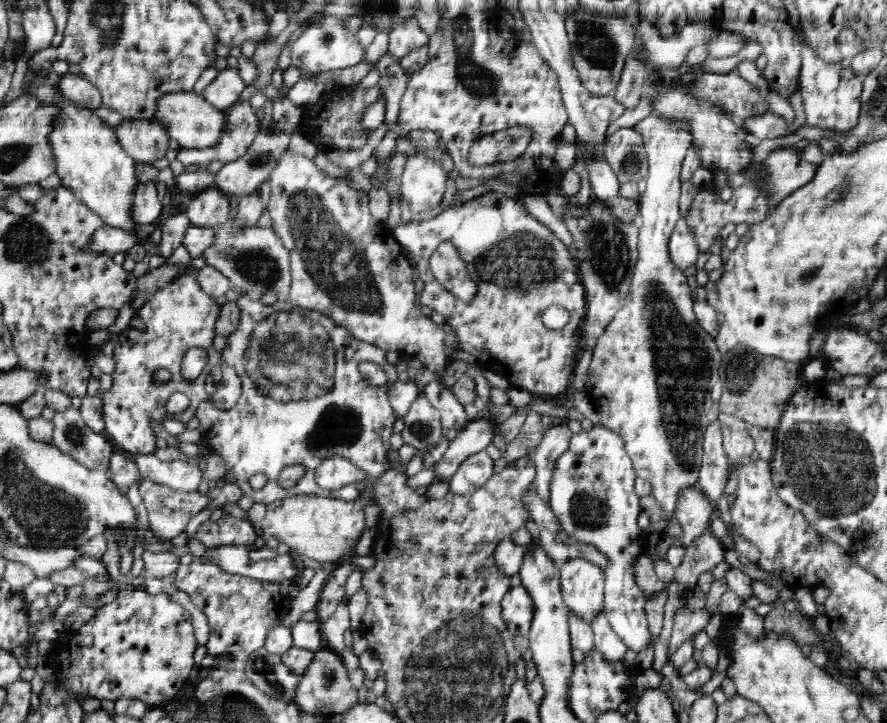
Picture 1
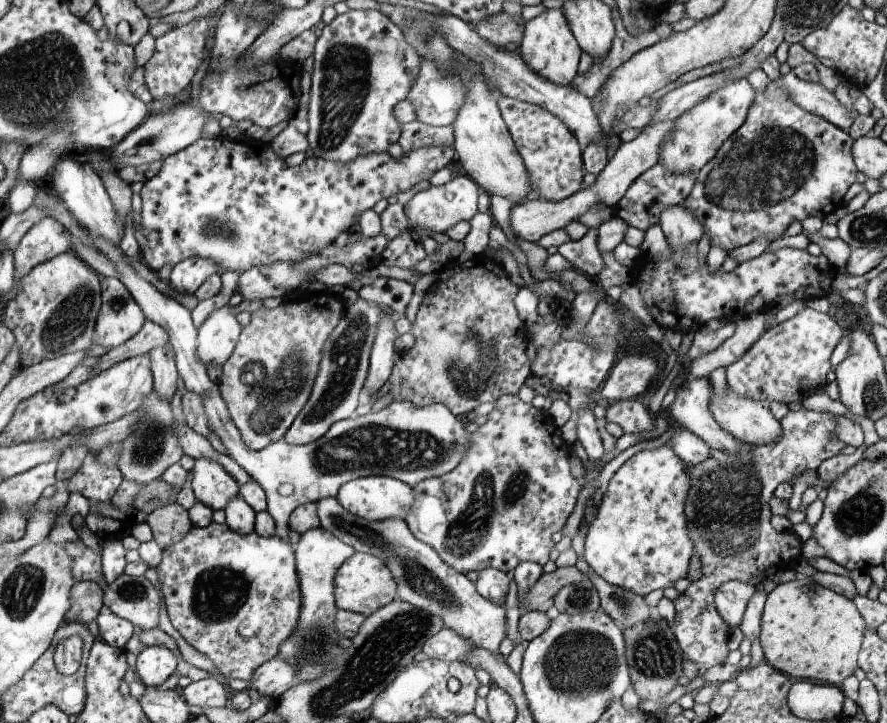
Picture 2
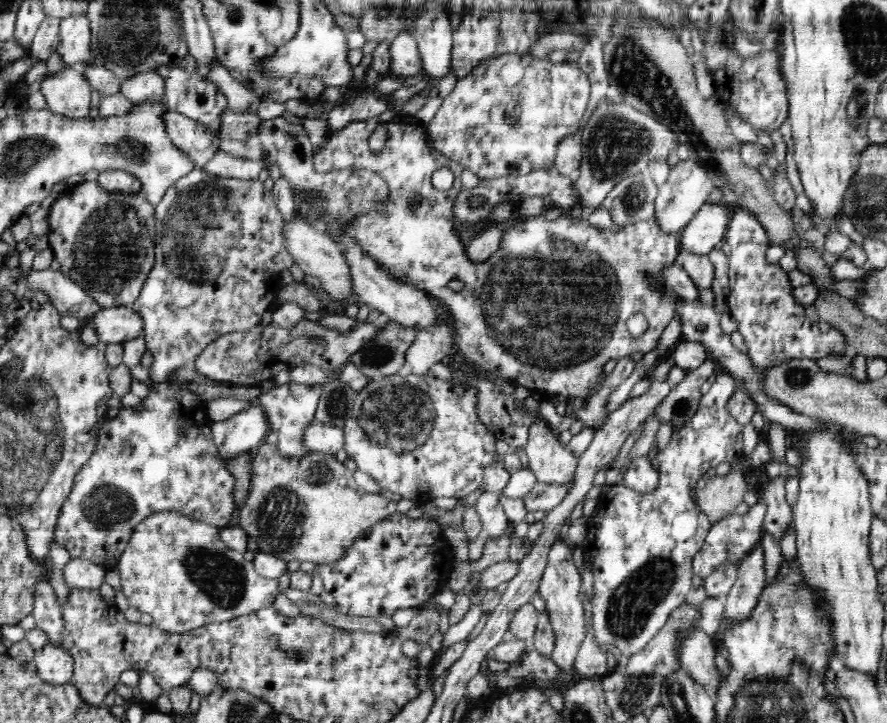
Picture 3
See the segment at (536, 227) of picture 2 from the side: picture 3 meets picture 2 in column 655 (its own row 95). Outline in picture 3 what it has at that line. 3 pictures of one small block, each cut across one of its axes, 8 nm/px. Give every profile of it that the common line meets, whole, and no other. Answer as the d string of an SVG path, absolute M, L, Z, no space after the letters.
M146 71L120 79L121 93L133 103L165 100L164 78L154 71Z

